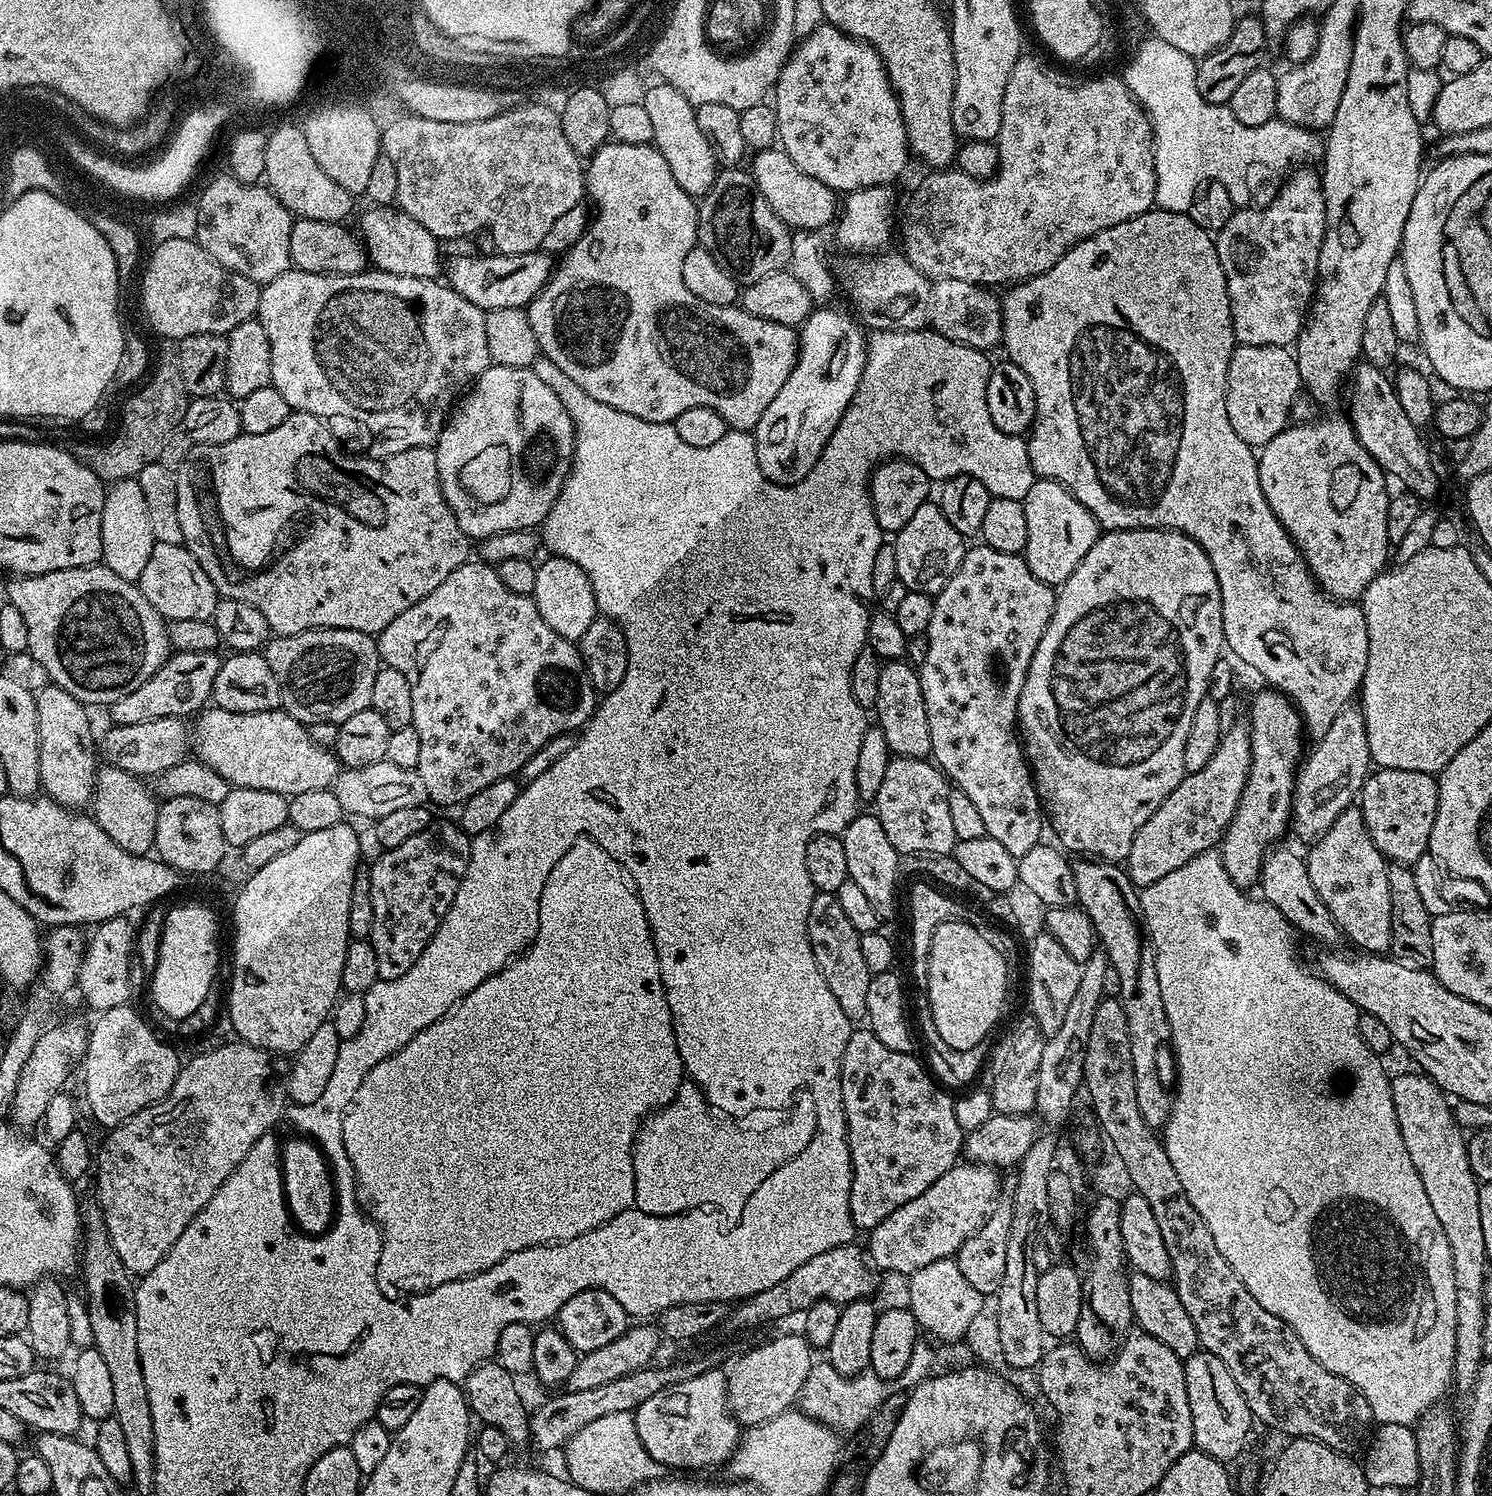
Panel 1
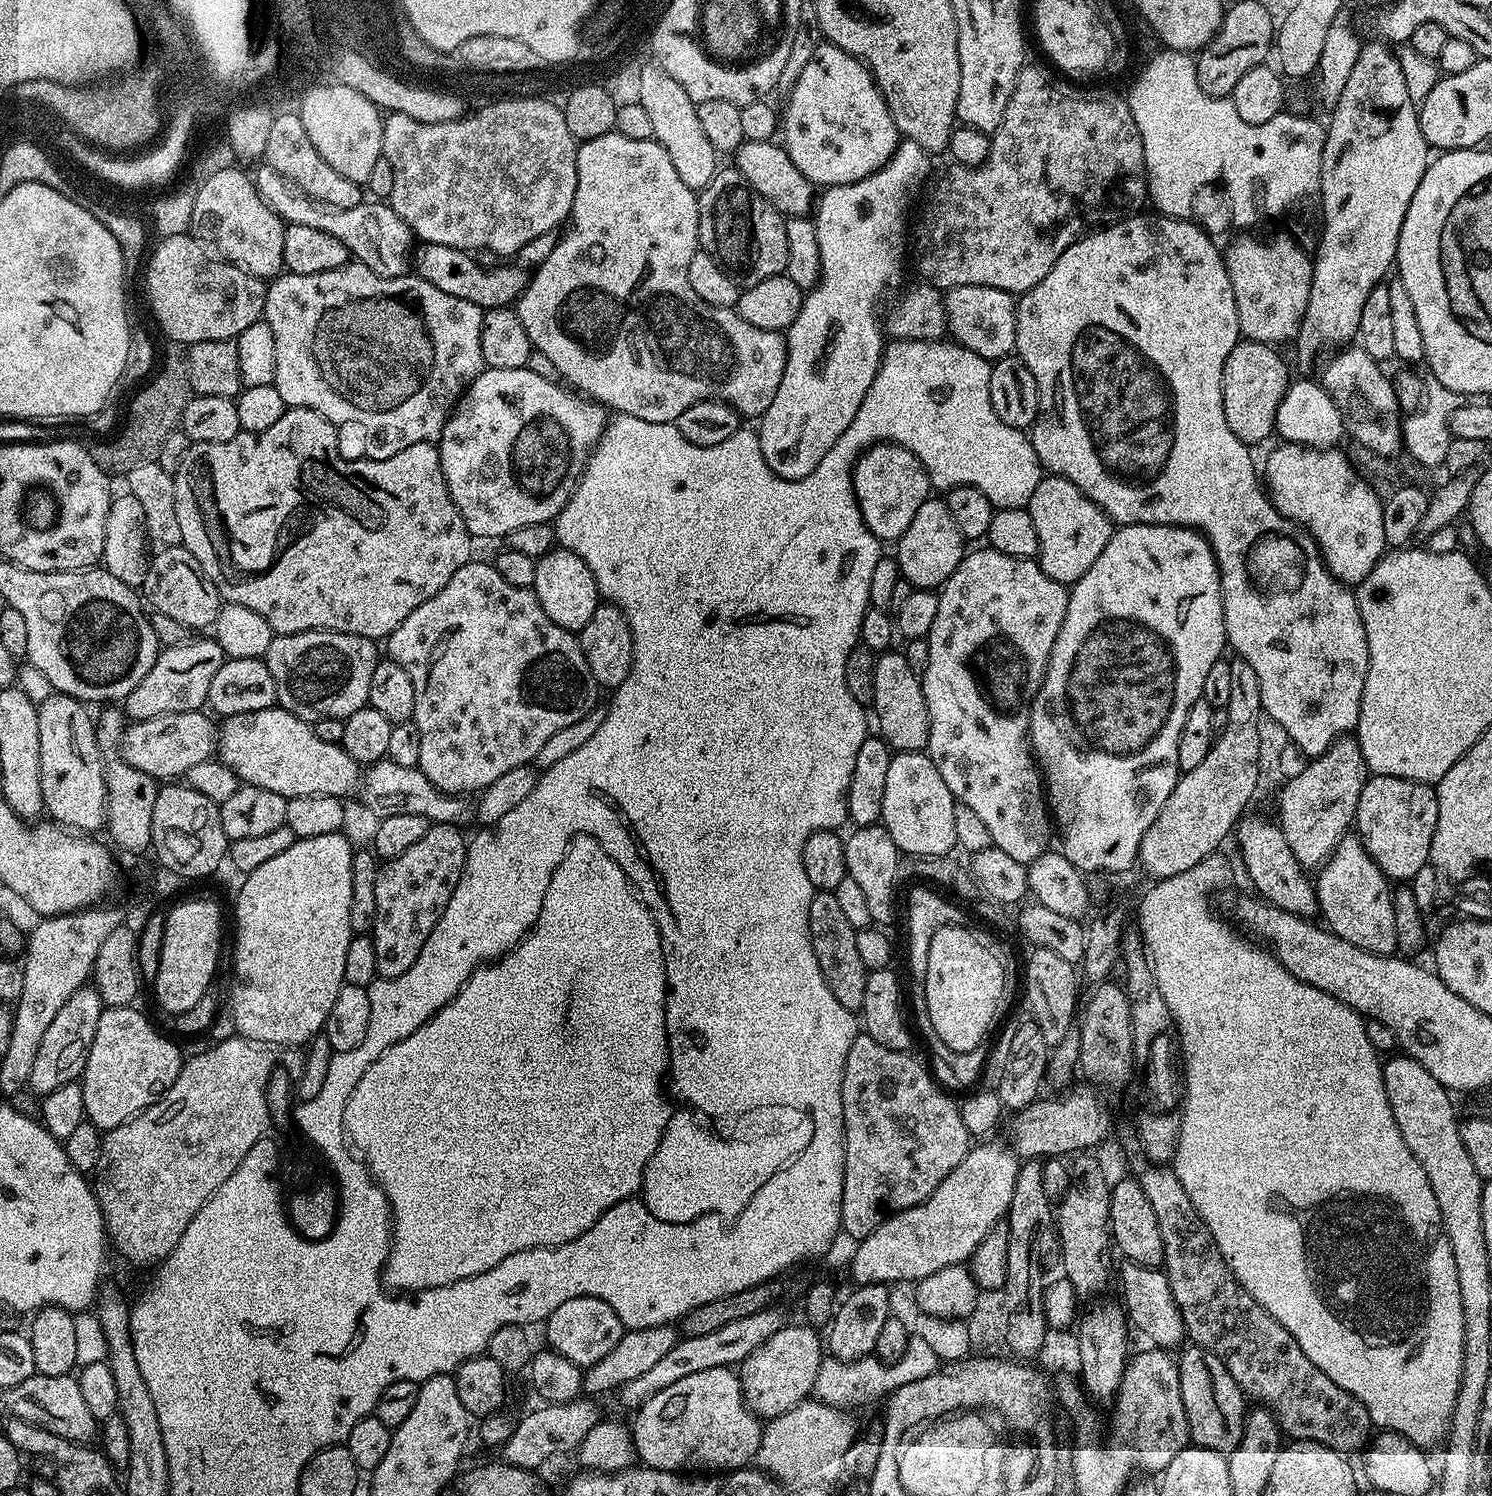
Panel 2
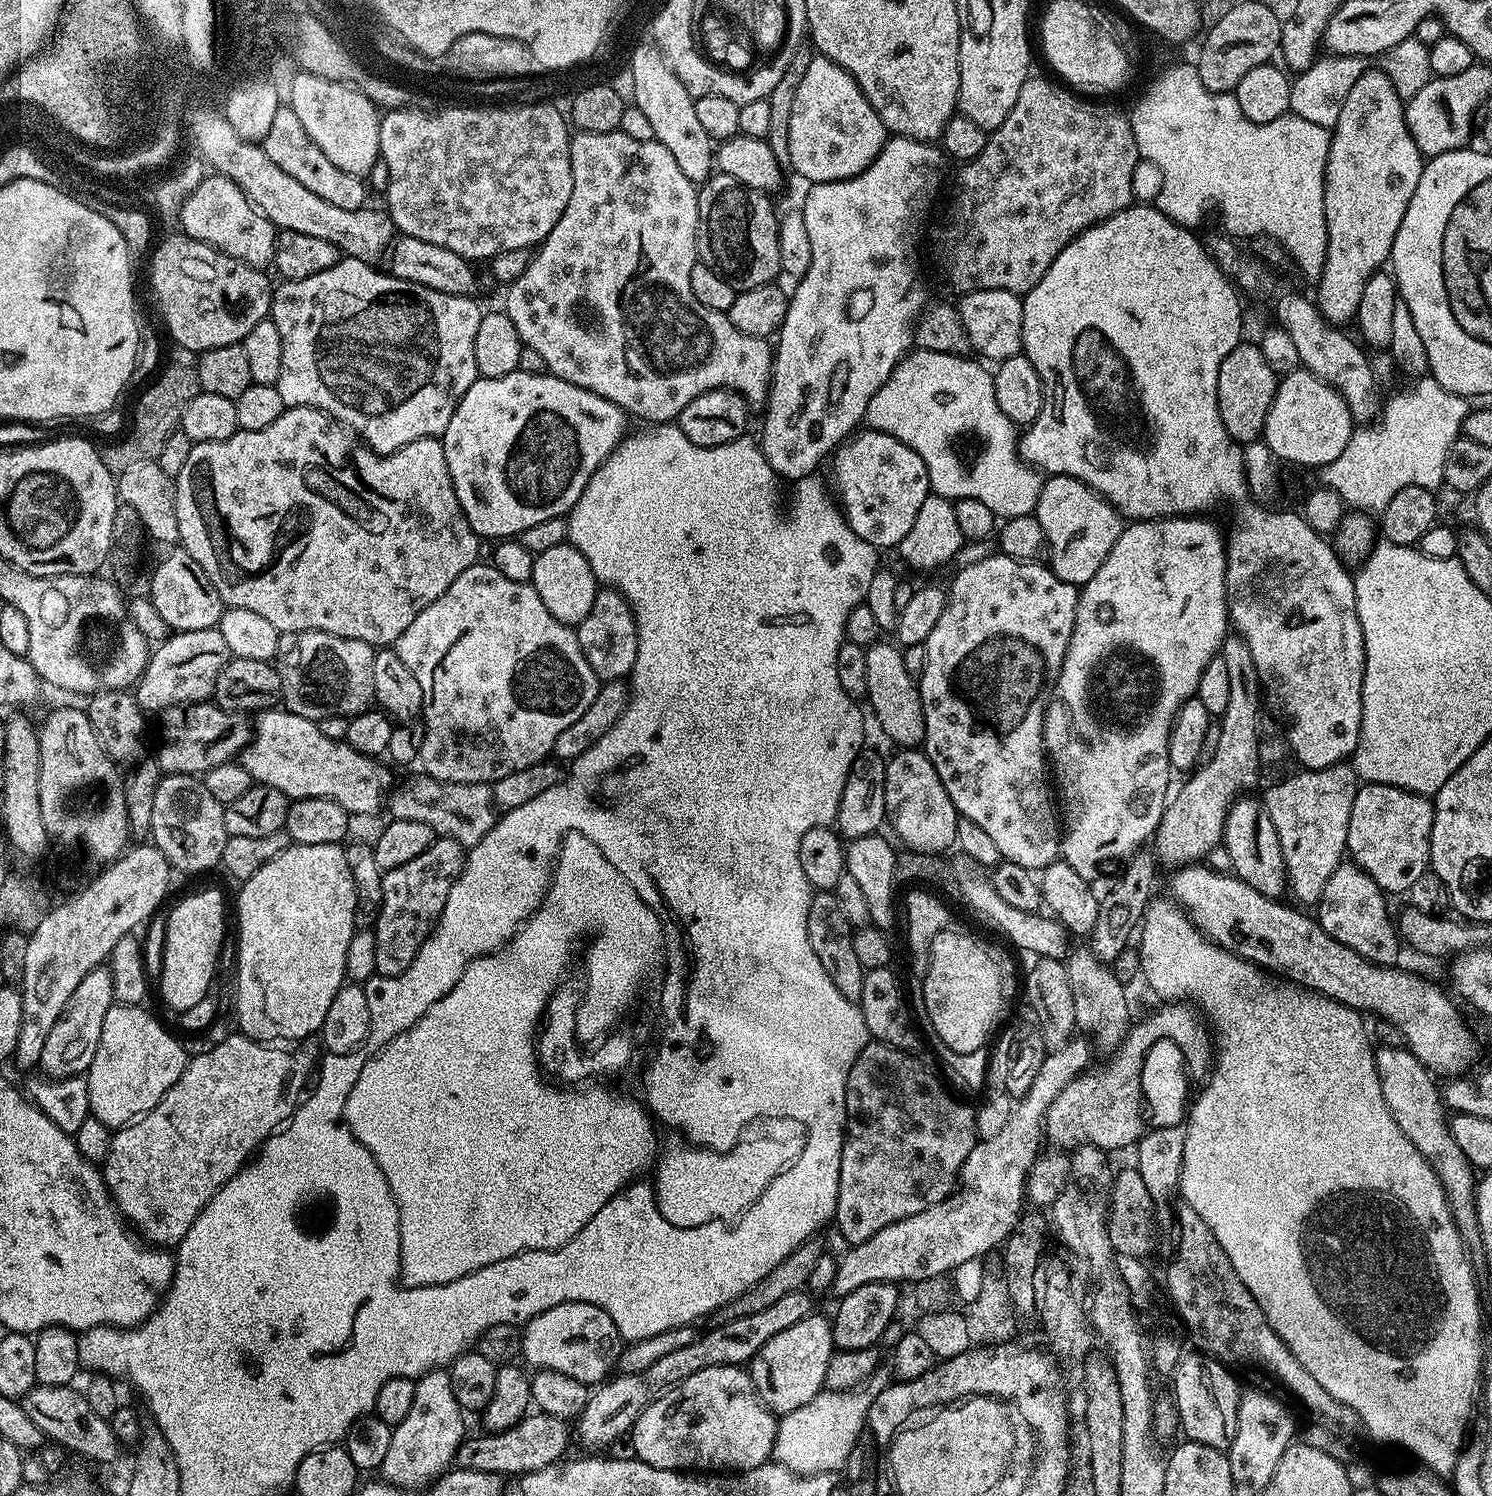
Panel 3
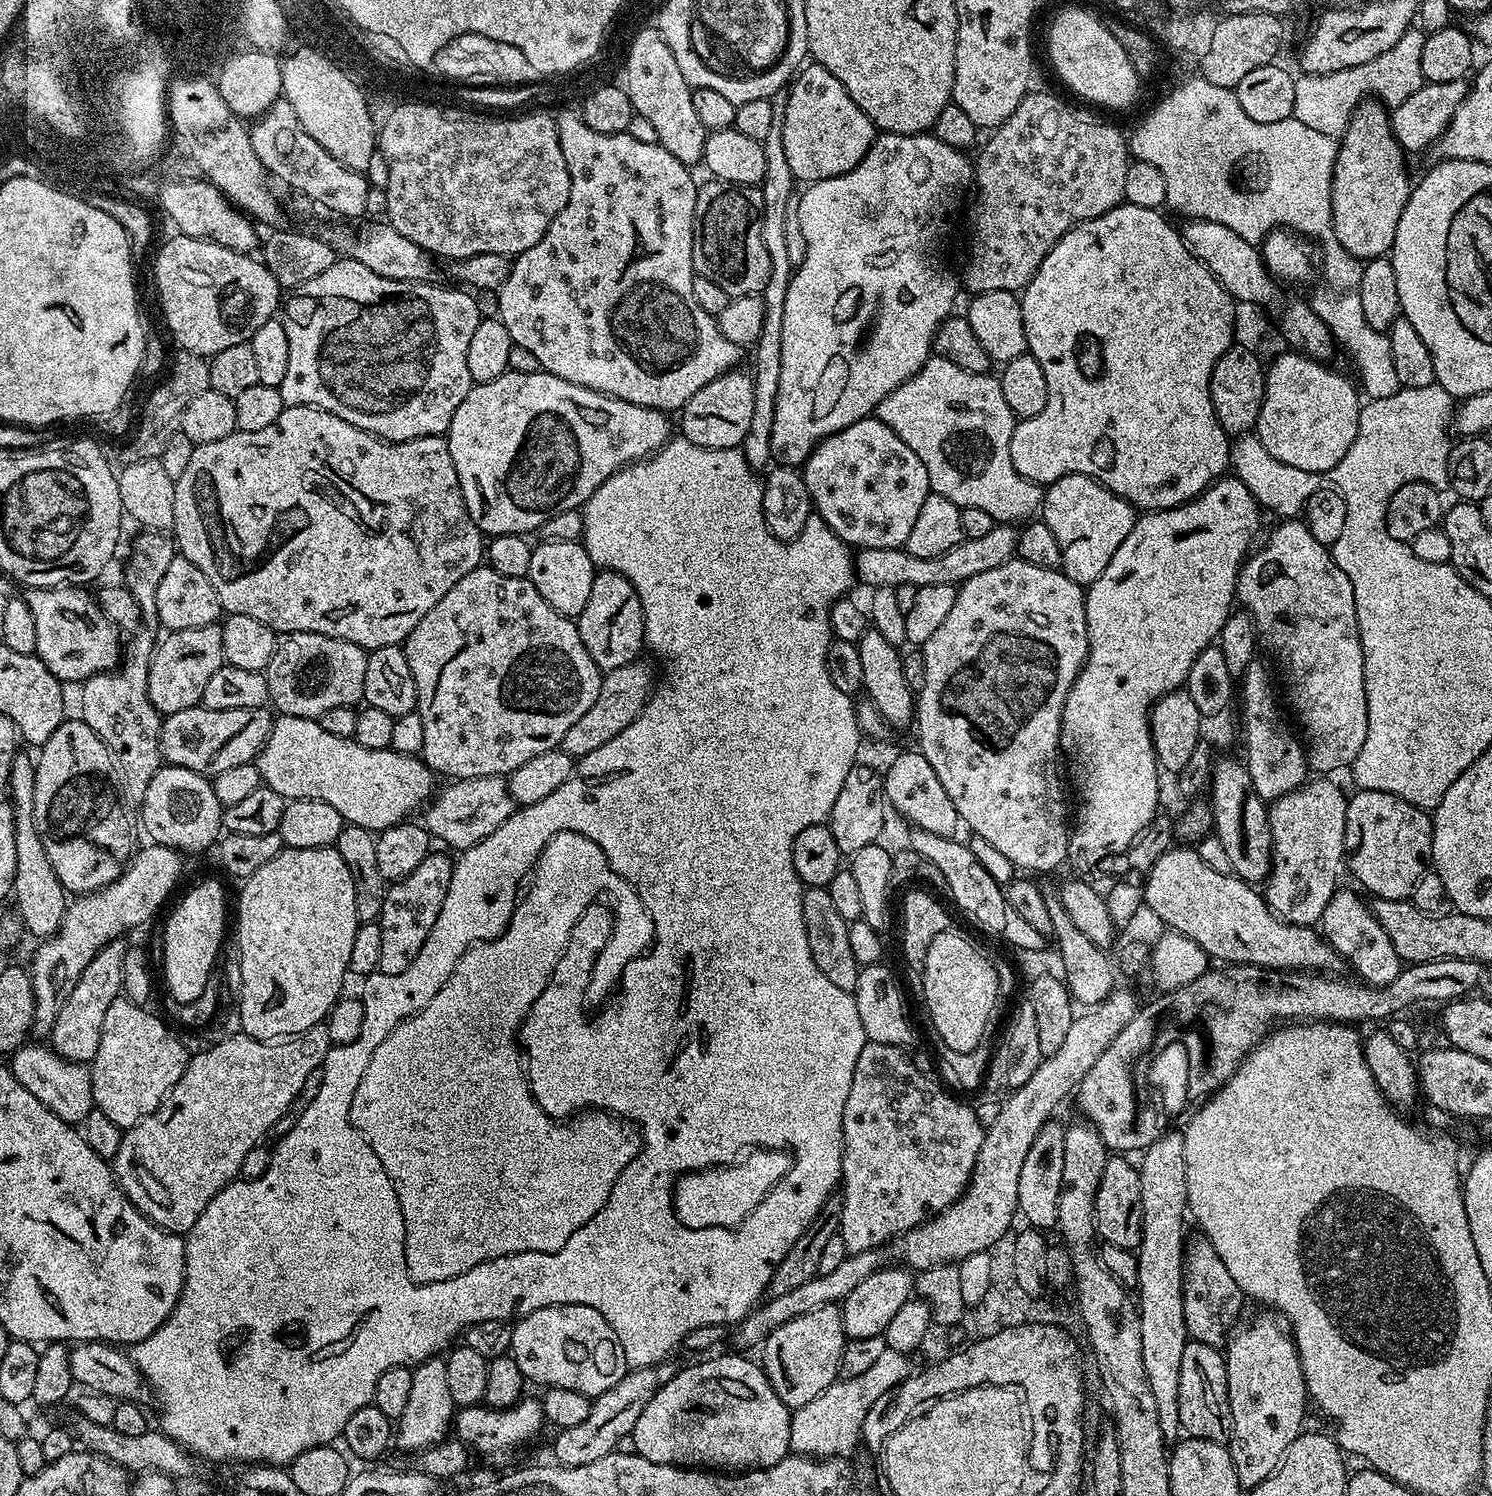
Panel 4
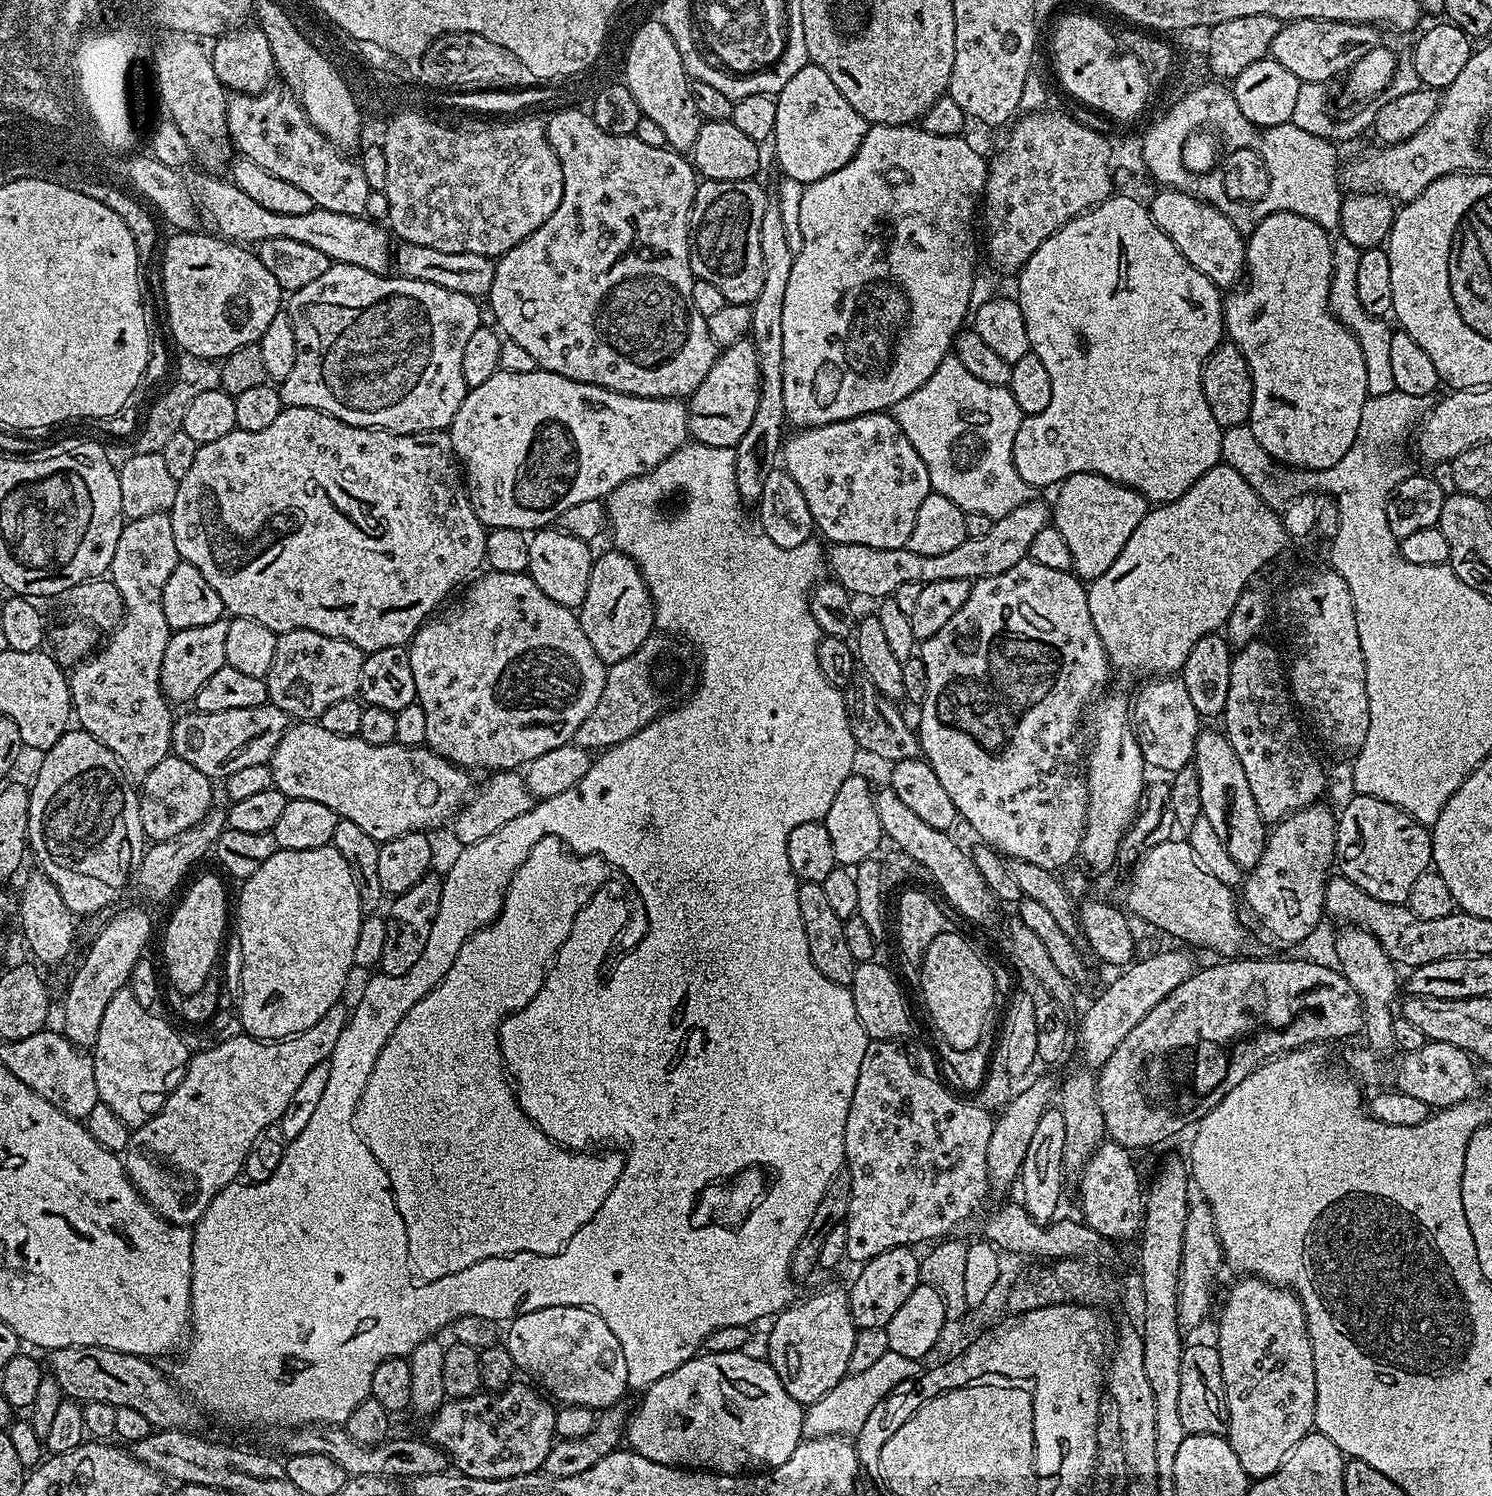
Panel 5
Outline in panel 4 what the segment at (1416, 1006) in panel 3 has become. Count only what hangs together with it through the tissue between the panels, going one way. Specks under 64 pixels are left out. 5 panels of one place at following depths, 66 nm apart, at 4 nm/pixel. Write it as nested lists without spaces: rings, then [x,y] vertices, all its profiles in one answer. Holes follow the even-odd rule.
[[[1173,846],[1163,852],[1146,874],[1148,881],[1143,881],[1144,904],[1171,931],[1182,934],[1196,943],[1203,952],[1208,953],[1213,961],[1225,960],[1228,966],[1253,964],[1265,970],[1287,970],[1290,972],[1314,972],[1332,974],[1336,967],[1341,967],[1340,956],[1315,927],[1306,924],[1288,924],[1281,920],[1267,900],[1253,885],[1240,880],[1236,875],[1219,872],[1206,866],[1192,846]]]

